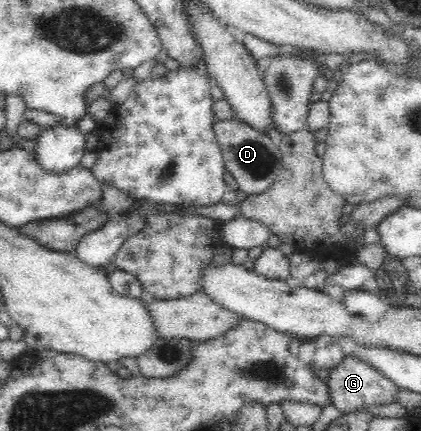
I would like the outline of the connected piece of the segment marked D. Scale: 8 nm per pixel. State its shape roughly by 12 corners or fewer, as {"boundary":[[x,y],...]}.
{"boundary":[[215,119],[225,171],[258,195],[277,180],[282,155],[240,119]]}

